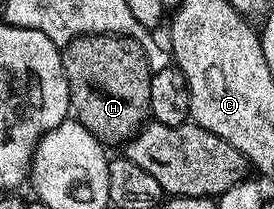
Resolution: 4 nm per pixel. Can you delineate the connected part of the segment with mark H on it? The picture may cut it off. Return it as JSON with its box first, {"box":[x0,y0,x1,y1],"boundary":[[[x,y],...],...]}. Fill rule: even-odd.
{"box":[62,35,152,145],"boundary":[[[125,35],[78,36],[62,52],[73,115],[103,145],[125,145],[151,119],[149,102],[152,69],[149,58],[132,37]]]}

